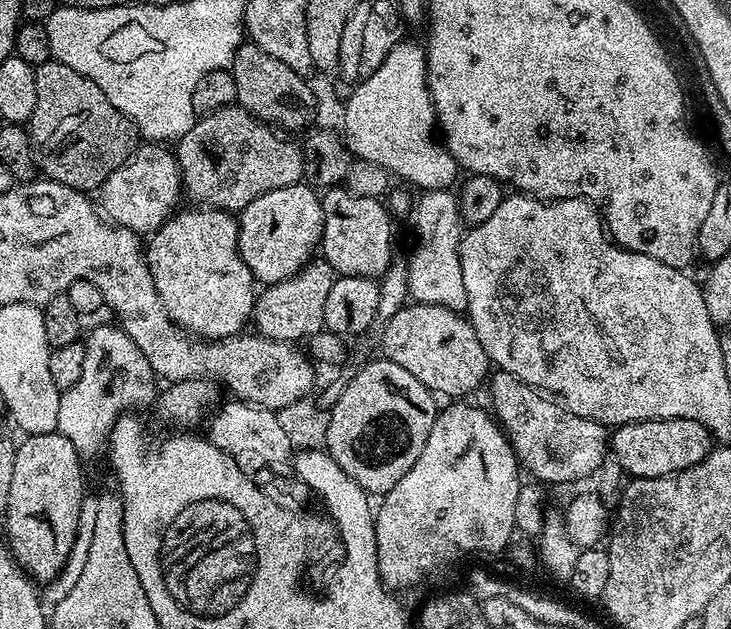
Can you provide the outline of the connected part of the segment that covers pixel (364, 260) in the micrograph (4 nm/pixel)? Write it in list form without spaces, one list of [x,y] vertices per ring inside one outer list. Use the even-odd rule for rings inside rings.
[[[347,186],[329,187],[320,205],[324,211],[324,225],[319,251],[337,277],[366,276],[380,278],[392,264],[392,221],[383,199],[366,198],[354,194]]]

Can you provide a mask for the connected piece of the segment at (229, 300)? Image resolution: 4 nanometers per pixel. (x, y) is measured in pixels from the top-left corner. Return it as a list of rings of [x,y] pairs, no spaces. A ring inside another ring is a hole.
[[[211,206],[193,209],[193,212],[177,211],[151,233],[152,241],[146,244],[148,269],[170,318],[178,327],[196,338],[224,340],[243,333],[244,323],[252,320],[258,284],[240,257],[237,217]]]

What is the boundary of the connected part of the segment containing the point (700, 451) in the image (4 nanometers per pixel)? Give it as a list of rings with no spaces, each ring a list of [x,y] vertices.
[[[643,420],[621,424],[611,433],[610,452],[632,478],[673,476],[702,462],[714,447],[714,437],[696,420]]]

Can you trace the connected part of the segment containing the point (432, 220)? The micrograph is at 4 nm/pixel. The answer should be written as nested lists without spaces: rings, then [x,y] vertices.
[[[447,188],[424,192],[421,197],[414,204],[416,241],[408,256],[408,292],[412,295],[409,297],[417,304],[444,306],[463,313],[467,309],[468,299],[460,261],[460,201],[457,193]]]

